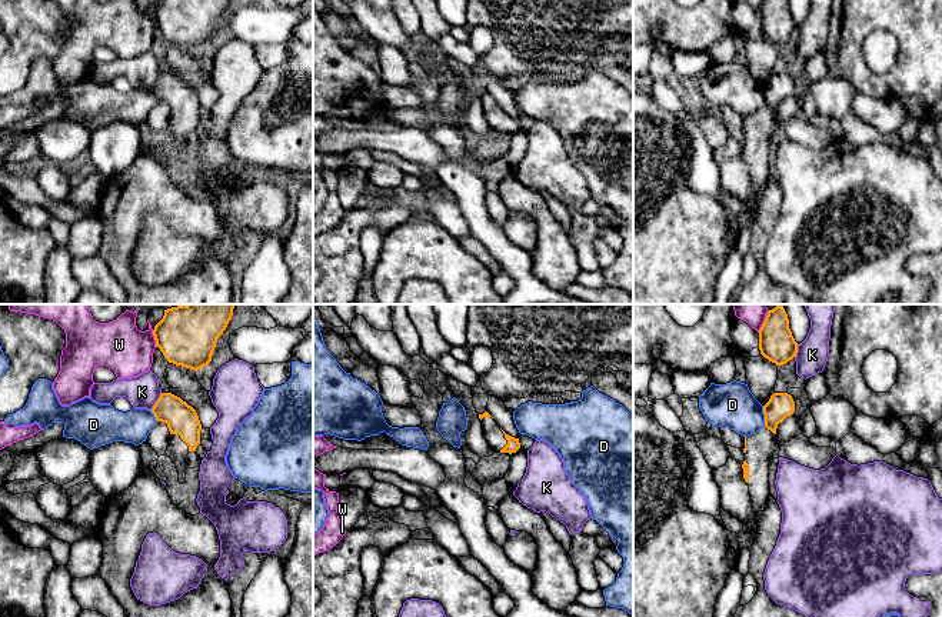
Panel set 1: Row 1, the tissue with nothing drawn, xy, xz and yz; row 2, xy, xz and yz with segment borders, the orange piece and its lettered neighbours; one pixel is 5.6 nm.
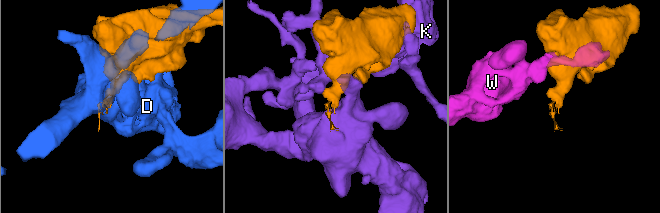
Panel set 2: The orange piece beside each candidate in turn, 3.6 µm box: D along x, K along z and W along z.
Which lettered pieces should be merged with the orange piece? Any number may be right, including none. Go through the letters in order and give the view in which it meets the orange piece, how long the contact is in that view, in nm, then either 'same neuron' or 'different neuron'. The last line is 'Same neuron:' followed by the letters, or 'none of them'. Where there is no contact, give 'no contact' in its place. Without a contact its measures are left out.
D: meets orange in yz; contact 120 nm long; different neuron
K: meets orange in xy; contact 120 nm long; different neuron
W: meets orange in xy; contact 100 nm long; different neuron
Same neuron: none of them

